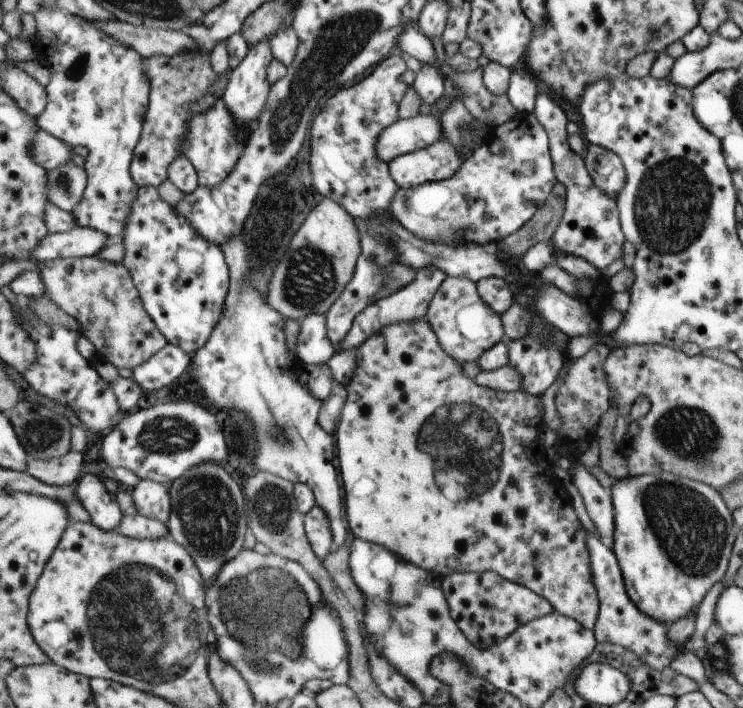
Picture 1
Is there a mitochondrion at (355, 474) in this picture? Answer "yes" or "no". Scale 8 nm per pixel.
no

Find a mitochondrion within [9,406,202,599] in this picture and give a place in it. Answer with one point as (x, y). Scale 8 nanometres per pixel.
(43, 433)

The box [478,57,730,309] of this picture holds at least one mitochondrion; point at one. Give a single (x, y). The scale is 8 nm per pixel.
(672, 204)

